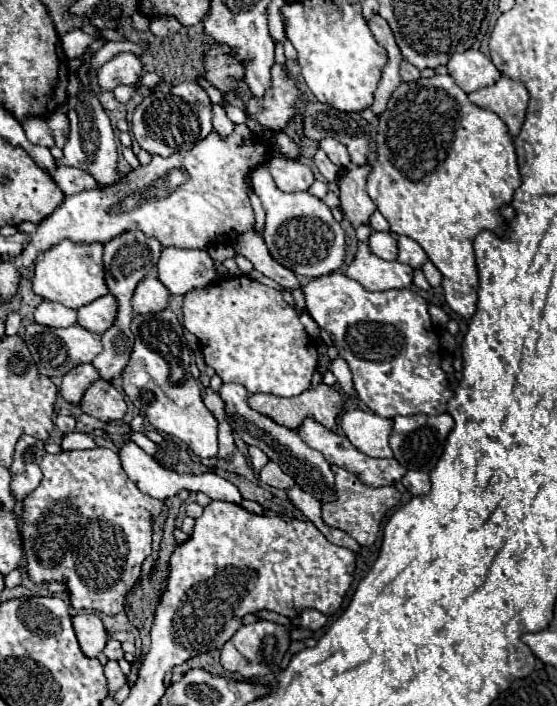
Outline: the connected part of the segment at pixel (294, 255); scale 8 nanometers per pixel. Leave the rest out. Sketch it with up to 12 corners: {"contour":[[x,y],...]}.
{"contour":[[251,180],[271,256],[307,278],[343,264],[345,234],[309,192]]}

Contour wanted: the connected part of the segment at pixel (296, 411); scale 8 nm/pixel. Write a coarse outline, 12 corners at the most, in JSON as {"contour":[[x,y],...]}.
{"contour":[[317,388],[283,398],[253,394],[257,412],[295,430],[311,416],[336,432],[341,392]]}

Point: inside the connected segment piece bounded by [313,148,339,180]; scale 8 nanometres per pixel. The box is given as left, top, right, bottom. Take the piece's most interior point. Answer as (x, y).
(326, 167)

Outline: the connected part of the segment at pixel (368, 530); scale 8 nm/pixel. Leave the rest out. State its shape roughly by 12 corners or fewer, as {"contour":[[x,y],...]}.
{"contour":[[335,468],[337,500],[323,504],[325,524],[361,546],[379,536],[399,504],[395,486],[365,486]]}

